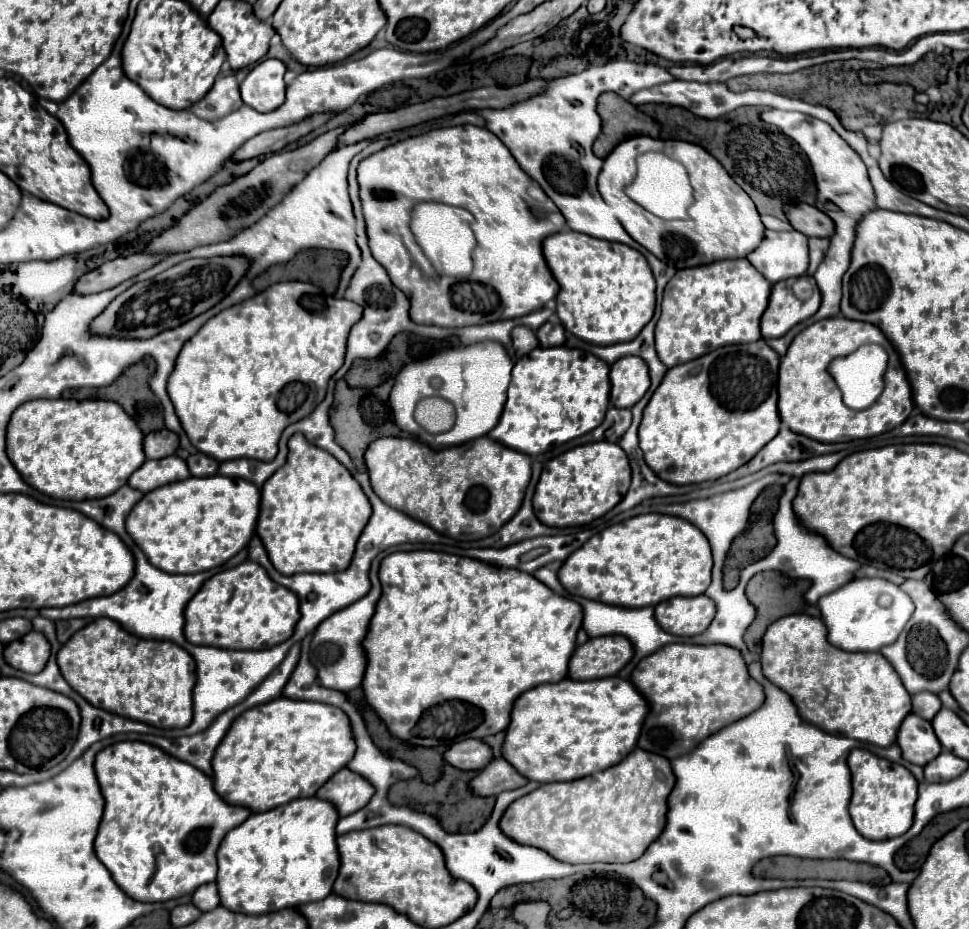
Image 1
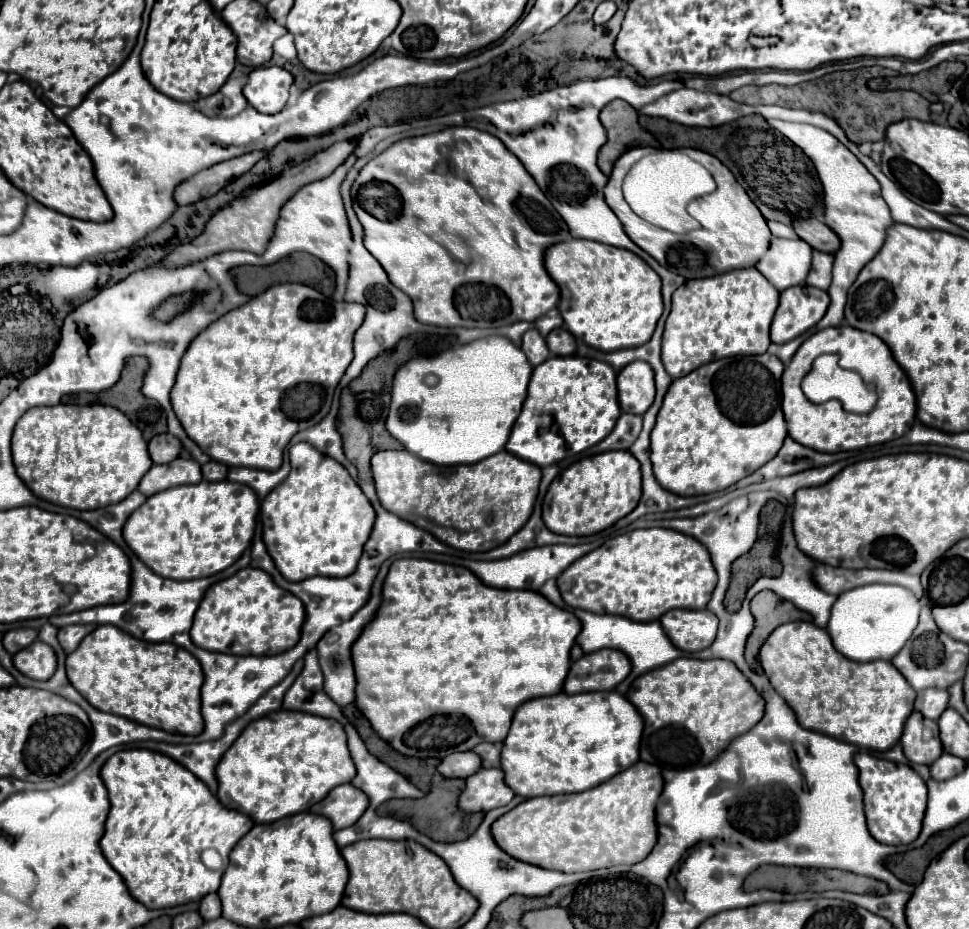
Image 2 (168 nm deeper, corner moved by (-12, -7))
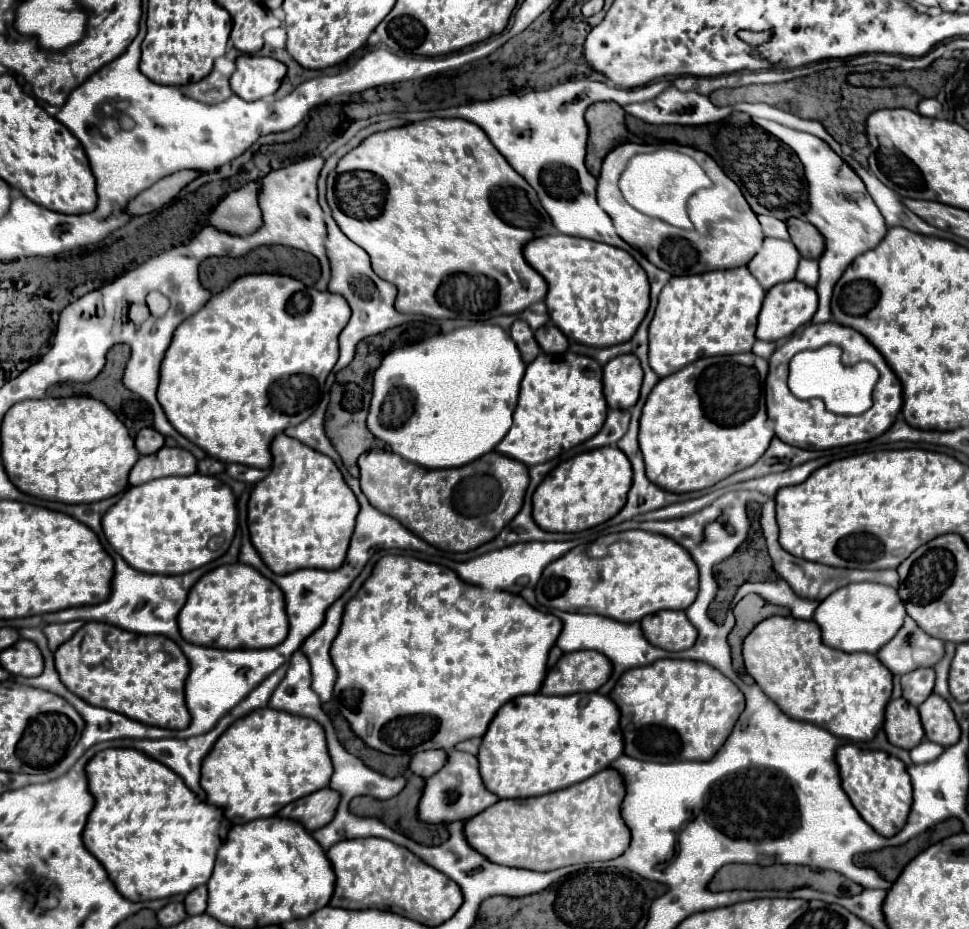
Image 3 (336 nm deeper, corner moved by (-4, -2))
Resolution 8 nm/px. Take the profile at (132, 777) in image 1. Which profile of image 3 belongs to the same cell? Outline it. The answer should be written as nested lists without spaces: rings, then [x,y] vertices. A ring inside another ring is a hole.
[[[102,750],[86,764],[86,774],[90,794],[94,796],[94,808],[88,814],[82,840],[90,854],[94,854],[94,858],[104,866],[108,878],[126,900],[144,902],[188,894],[192,888],[210,880],[216,852],[230,830],[230,822],[224,818],[222,810],[200,802],[176,772],[170,772],[170,768],[138,750]]]

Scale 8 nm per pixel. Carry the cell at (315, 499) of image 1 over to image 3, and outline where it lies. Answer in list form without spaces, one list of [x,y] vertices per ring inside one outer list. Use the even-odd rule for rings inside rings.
[[[278,434],[272,440],[270,452],[272,452],[270,474],[254,484],[248,502],[248,530],[256,552],[262,556],[266,566],[276,574],[294,572],[298,568],[322,568],[322,570],[340,568],[348,552],[350,536],[354,532],[358,516],[358,500],[354,492],[346,486],[340,470],[328,456],[314,452],[306,444],[286,434]]]

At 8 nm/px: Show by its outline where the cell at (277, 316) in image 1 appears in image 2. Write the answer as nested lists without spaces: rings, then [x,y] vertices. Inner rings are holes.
[[[286,283],[286,285],[272,285],[270,289],[266,289],[262,295],[252,297],[246,305],[222,315],[222,319],[214,321],[208,329],[204,329],[188,347],[188,351],[182,357],[180,363],[180,371],[174,383],[174,389],[170,393],[172,399],[172,407],[176,417],[180,419],[184,431],[188,433],[190,439],[196,441],[196,445],[210,455],[210,459],[220,461],[228,467],[254,467],[254,469],[268,469],[268,471],[276,471],[282,465],[282,457],[284,457],[284,449],[290,443],[290,439],[302,431],[308,429],[310,425],[316,425],[318,421],[322,421],[322,417],[326,417],[326,413],[330,411],[330,403],[332,403],[332,395],[336,385],[340,383],[344,371],[348,369],[354,353],[352,353],[352,339],[356,329],[362,325],[366,317],[366,309],[360,303],[338,303],[334,299],[324,297],[322,293],[314,291],[312,287],[300,285],[300,283]]]

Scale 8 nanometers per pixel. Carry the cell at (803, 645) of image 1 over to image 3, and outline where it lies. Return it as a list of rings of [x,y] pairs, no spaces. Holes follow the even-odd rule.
[[[772,616],[762,620],[742,644],[744,666],[748,674],[756,680],[756,684],[786,712],[786,716],[794,720],[812,722],[820,728],[826,728],[830,734],[852,740],[852,742],[868,742],[882,728],[884,708],[892,696],[892,674],[884,668],[884,664],[866,652],[842,652],[824,644],[820,628],[814,620],[796,620],[792,616]]]

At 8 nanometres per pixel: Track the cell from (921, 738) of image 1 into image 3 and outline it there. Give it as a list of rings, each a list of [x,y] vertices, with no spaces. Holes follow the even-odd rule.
[[[896,698],[896,700],[888,702],[882,728],[888,736],[888,742],[898,748],[904,748],[904,750],[914,748],[924,738],[920,714],[904,698]]]

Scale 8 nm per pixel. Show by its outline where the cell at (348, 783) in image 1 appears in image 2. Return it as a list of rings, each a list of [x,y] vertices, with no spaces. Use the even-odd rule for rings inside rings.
[[[344,783],[332,789],[332,793],[310,811],[324,815],[332,821],[334,829],[344,829],[354,825],[362,813],[368,809],[368,797],[352,783]]]

